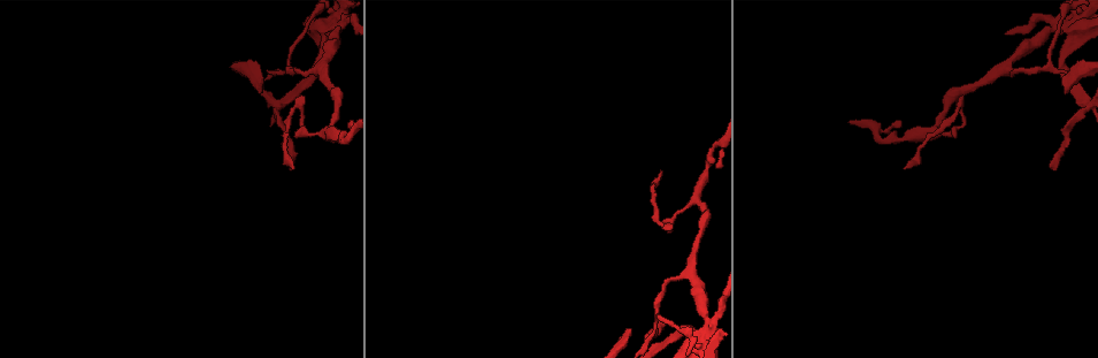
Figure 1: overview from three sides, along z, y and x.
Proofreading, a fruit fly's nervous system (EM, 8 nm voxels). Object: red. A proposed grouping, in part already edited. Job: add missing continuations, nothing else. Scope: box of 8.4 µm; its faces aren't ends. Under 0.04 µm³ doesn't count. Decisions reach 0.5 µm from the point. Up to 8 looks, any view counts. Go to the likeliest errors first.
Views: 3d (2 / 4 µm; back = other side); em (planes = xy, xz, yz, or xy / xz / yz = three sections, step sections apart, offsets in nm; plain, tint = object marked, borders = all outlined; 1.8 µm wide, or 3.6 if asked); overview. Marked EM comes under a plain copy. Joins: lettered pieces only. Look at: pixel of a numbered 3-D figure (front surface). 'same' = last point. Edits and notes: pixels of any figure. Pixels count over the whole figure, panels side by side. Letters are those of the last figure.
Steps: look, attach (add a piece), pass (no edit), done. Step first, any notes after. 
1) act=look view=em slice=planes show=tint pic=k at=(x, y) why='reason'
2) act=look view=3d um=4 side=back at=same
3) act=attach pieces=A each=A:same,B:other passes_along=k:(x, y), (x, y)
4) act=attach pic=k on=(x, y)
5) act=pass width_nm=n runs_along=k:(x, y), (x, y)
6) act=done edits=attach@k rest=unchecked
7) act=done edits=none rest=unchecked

act=look view=em slice=planes show=borders pic=1 at=(703, 348) why='a narrow waist'

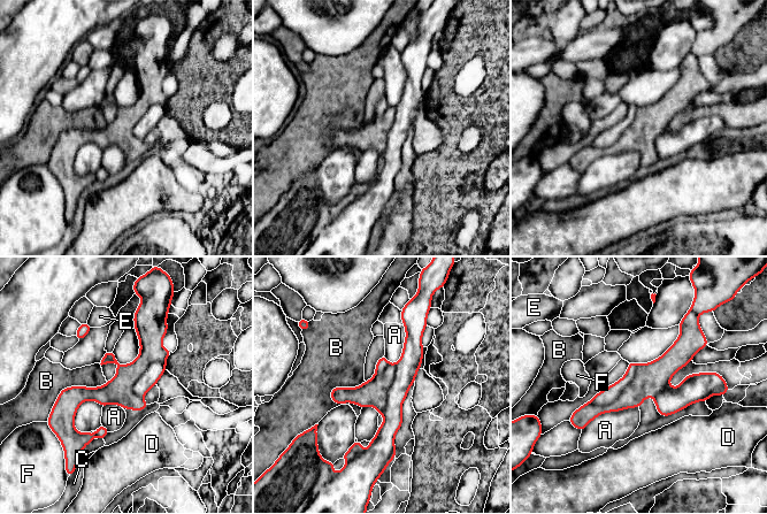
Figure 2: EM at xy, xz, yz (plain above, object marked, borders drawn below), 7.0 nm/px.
act=pass each=A:other,B:other,C:other,D:other,E:other,F:other border=2:(638, 407), (603, 412), (582, 431) found='none of them fits'

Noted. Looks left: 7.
act=look view=3d um=4 pic=1 at=(661, 172) why='thin end'

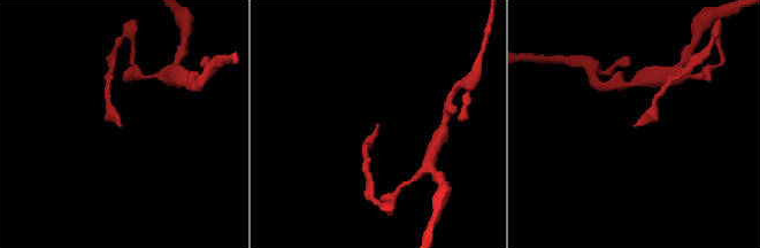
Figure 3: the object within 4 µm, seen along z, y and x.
act=look view=em slice=planes show=tint pic=3 at=(120, 126) why='now the EM'

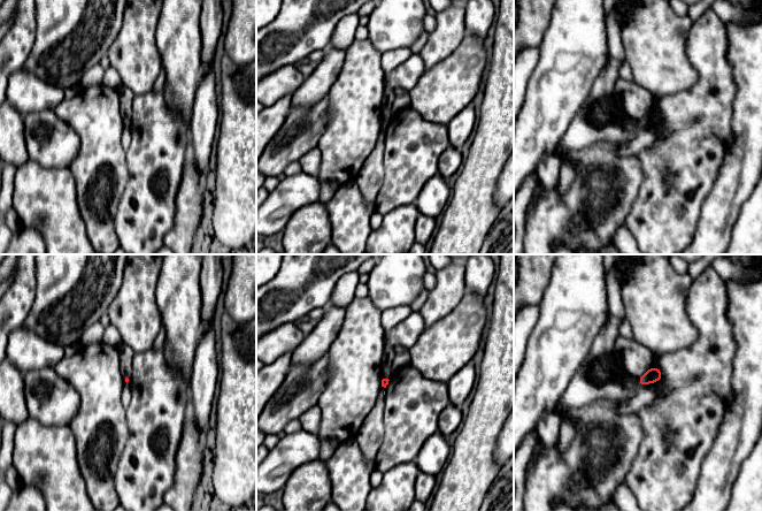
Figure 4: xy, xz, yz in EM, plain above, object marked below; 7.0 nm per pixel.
act=look view=em slice=planes show=borders at=same why='see the neighbours'

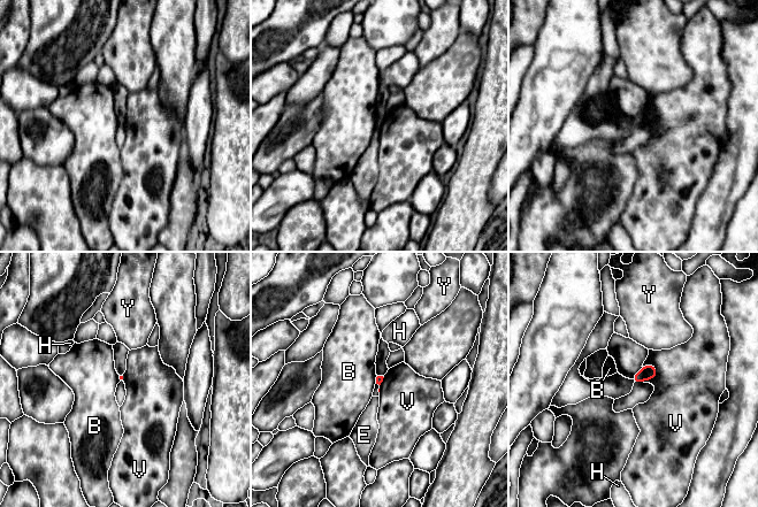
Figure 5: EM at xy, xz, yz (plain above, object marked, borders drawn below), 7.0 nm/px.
act=pass each=B:other,E:other,H:other,V:other,Y:other found='no lettered piece goes on from it'

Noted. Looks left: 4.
act=look view=em slice=planes show=borders pic=1 at=(291, 171) why='an open end'

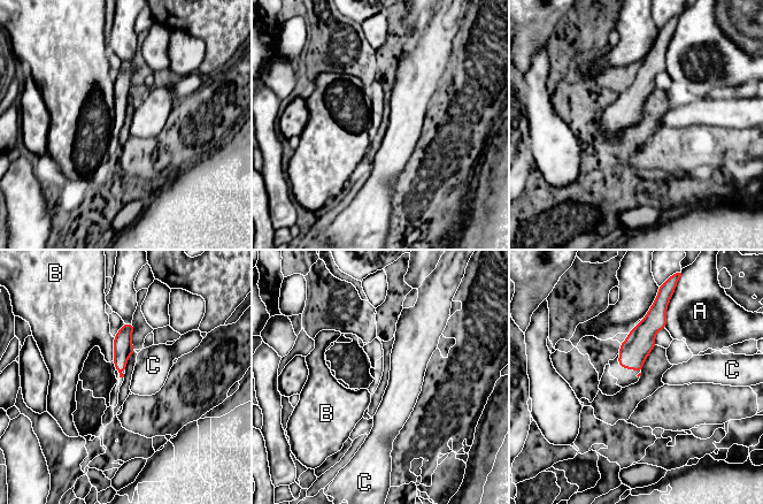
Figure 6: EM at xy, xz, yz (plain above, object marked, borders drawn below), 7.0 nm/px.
act=pass each=A:other,B:other,C:other border=6:(113, 337), (114, 360) found='none of them fits'

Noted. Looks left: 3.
act=done edits=none rest=unchecked

